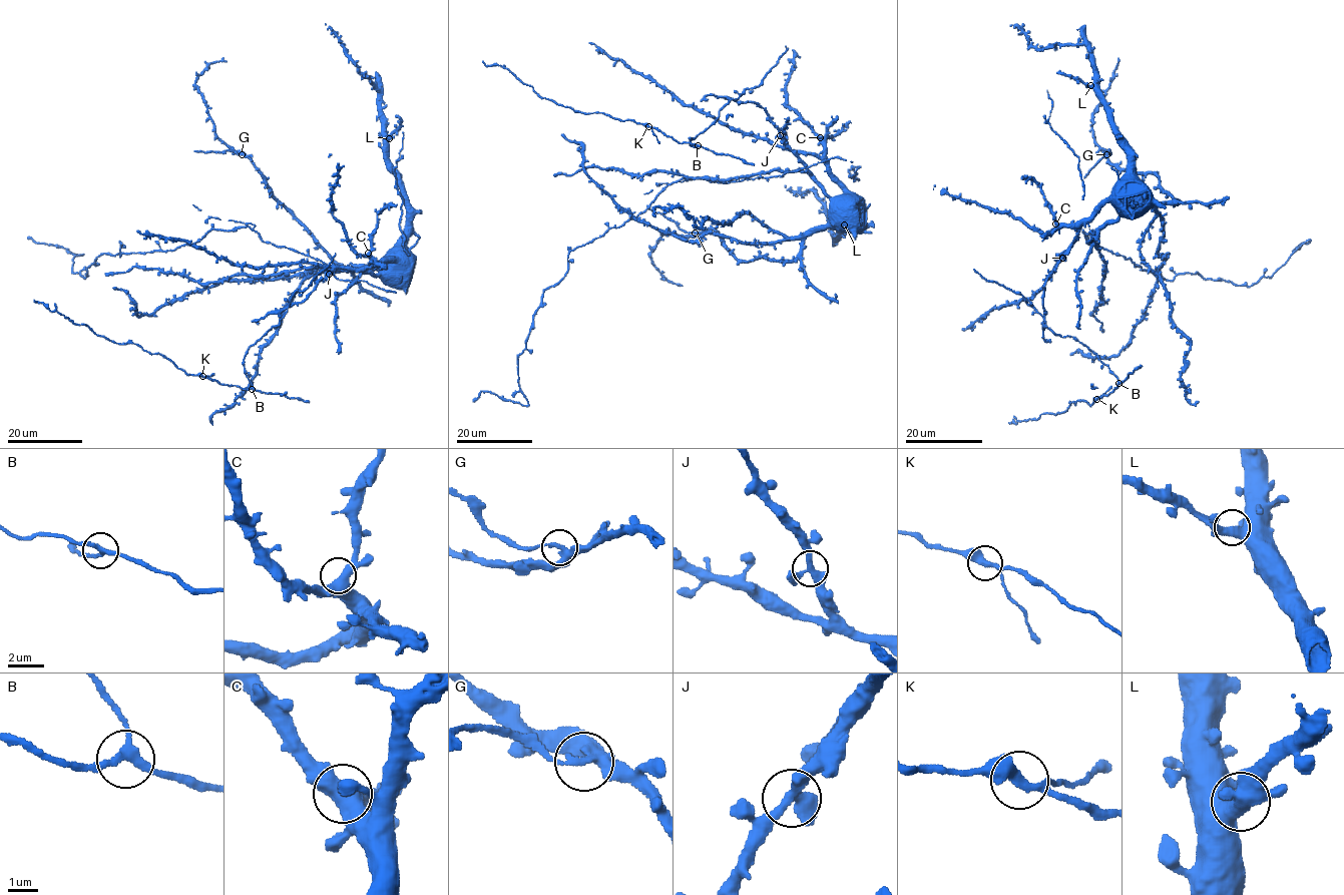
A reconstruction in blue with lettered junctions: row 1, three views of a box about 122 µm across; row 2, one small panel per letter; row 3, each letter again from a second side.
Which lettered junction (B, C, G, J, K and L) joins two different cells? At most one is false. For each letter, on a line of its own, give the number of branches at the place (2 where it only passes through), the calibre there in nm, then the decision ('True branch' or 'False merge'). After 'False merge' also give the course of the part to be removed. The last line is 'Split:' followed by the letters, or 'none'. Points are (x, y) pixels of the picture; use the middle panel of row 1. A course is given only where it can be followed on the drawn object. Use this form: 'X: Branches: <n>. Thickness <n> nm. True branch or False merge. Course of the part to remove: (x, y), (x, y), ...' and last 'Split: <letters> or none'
B: Branches: 3. Thickness 240 nm. True branch
C: Branches: 3. Thickness 440 nm. True branch
G: Branches: 3. Thickness 300 nm. False merge. Course of the part to remove: (696, 232), (681, 230), (674, 221), (647, 208)
J: Branches: 3. Thickness 320 nm. True branch
K: Branches: 3. Thickness 320 nm. True branch
L: Branches: 3. Thickness 400 nm. True branch
Split: G

